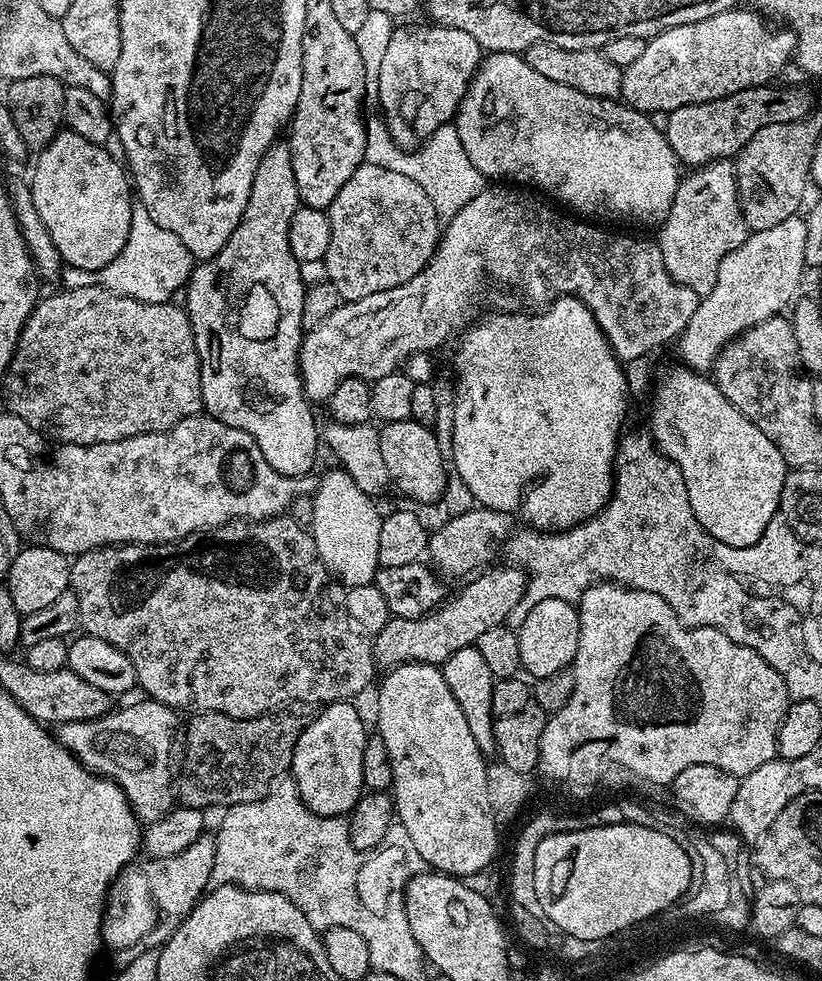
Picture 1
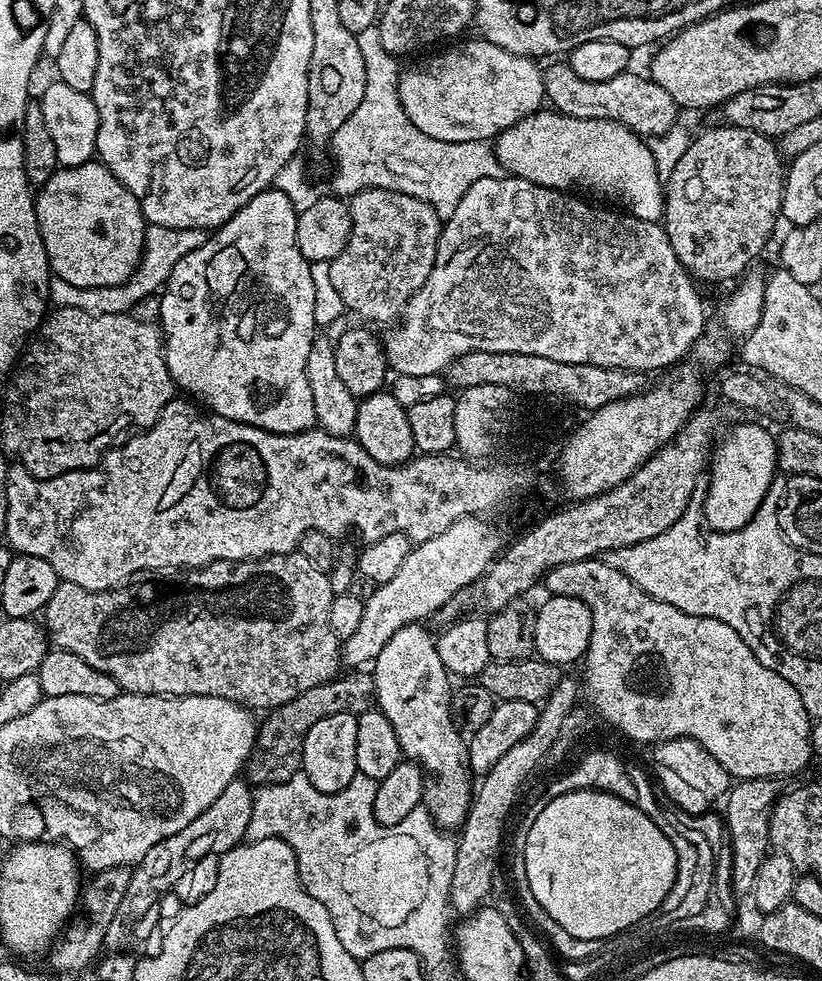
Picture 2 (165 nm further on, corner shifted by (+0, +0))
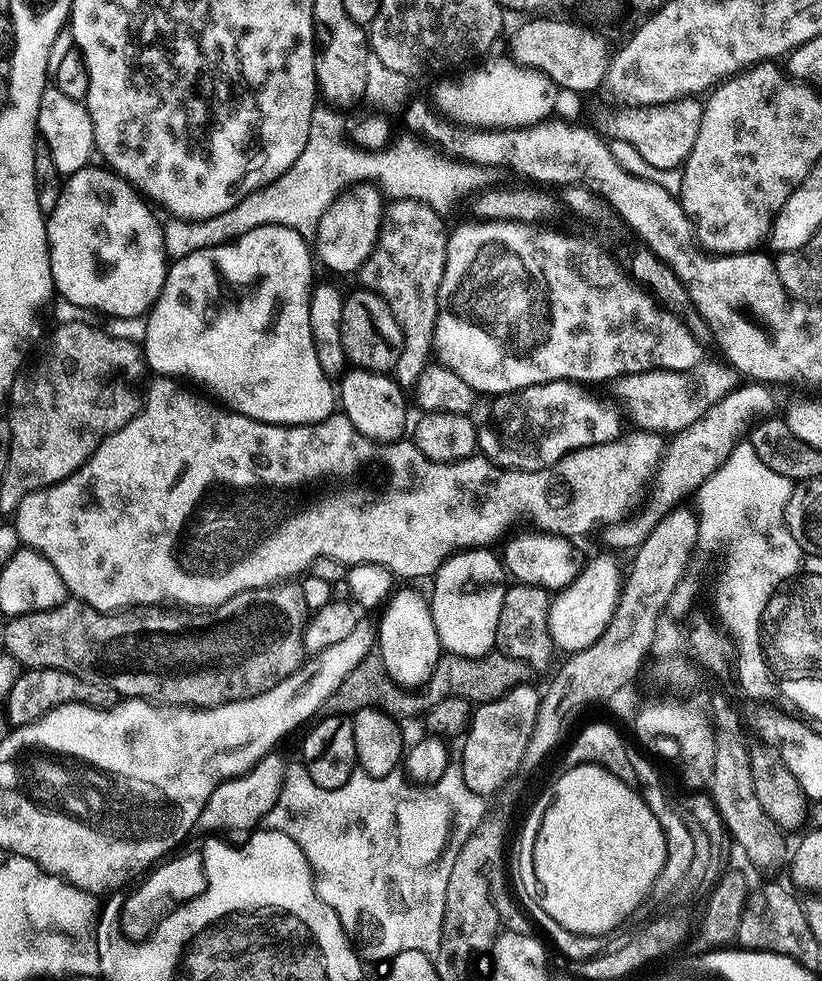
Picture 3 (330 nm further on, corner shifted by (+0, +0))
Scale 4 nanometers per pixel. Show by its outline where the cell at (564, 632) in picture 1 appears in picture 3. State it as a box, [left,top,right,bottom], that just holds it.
[548,550,622,654]

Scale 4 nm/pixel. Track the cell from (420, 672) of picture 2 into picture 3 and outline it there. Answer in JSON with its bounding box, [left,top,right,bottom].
[378,586,442,686]

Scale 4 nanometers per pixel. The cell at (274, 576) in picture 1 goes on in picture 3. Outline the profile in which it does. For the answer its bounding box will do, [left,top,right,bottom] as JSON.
[3,586,306,708]

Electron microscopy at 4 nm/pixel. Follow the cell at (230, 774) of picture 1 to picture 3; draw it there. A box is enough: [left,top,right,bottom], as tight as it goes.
[323,650,533,721]

